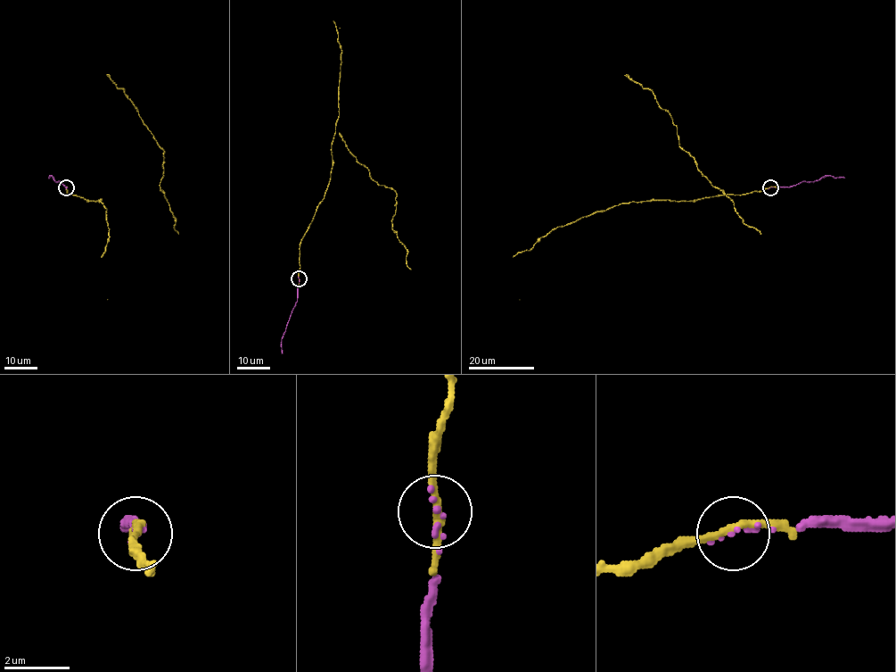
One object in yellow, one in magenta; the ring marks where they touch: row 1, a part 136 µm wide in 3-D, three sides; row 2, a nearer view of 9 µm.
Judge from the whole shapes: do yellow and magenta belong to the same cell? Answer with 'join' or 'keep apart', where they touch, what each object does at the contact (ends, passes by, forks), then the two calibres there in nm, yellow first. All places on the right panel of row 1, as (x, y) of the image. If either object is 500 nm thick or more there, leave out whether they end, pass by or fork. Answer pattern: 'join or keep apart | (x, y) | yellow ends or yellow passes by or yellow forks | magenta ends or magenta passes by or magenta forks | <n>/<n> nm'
join | (770, 187) | yellow passes by | magenta ends | 240/160 nm

